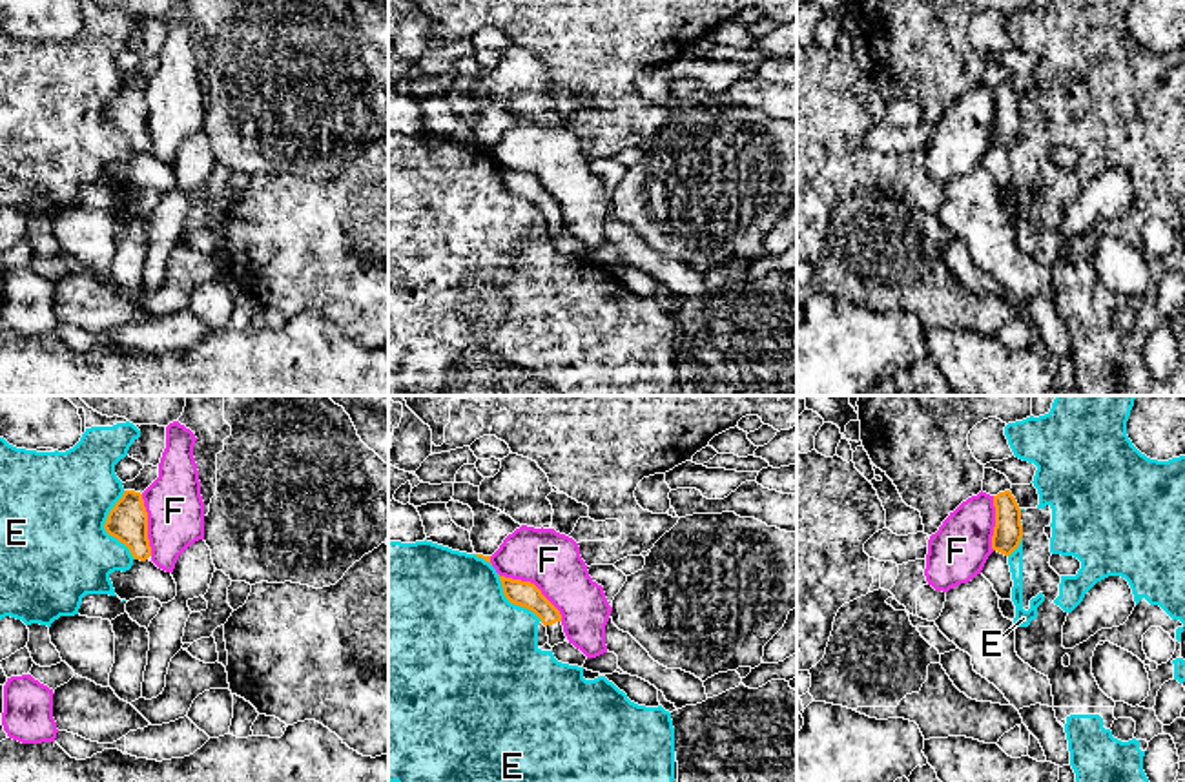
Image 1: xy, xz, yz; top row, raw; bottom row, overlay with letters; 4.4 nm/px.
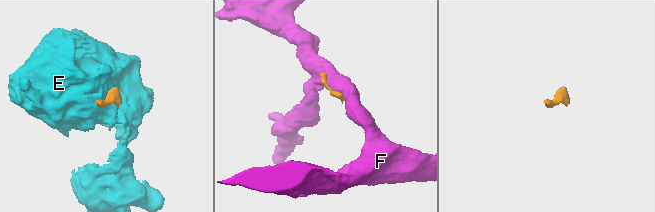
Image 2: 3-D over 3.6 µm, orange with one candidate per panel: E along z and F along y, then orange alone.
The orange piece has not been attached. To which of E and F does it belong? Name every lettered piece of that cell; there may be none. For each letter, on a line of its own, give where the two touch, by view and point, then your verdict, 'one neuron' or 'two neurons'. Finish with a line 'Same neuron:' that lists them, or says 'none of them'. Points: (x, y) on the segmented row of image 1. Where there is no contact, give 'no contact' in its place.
E: xy (104, 527) | two neurons
F: xz (535, 586) | two neurons
Same neuron: none of them

